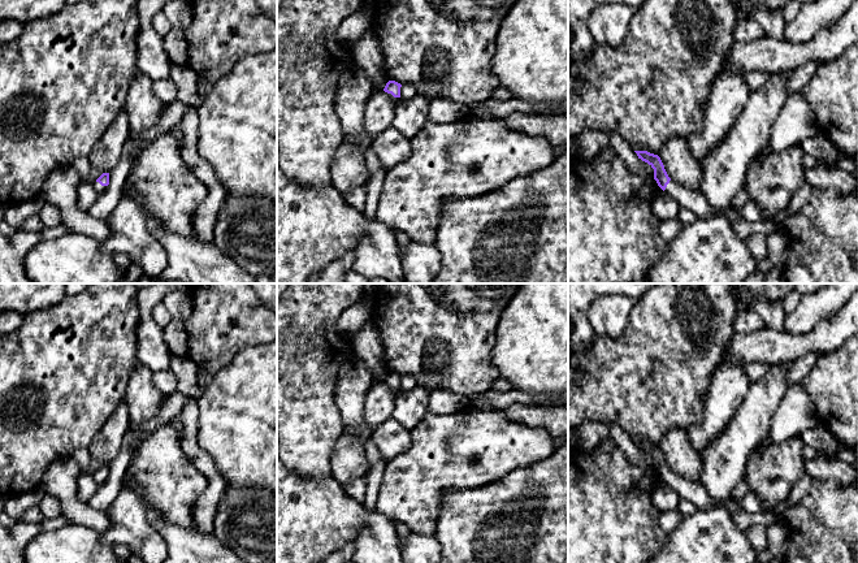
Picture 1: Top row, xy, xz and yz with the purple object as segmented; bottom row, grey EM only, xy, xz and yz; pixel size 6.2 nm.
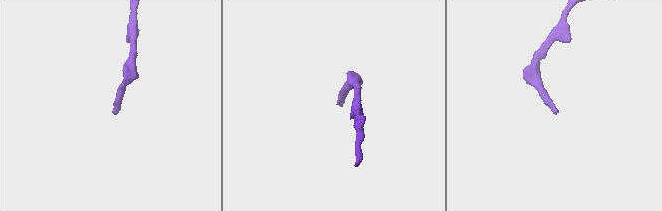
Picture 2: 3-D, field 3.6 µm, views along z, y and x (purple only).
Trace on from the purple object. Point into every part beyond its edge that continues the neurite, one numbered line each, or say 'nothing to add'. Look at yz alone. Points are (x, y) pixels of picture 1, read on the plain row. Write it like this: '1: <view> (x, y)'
1: yz (696, 493)

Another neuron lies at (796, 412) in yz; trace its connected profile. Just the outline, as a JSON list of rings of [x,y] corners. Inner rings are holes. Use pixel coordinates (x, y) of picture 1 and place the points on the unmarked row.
[[[802,382],[792,385],[785,390],[785,395],[774,413],[770,432],[758,447],[767,447],[798,437],[802,432],[816,425],[819,425],[819,417],[811,397]]]

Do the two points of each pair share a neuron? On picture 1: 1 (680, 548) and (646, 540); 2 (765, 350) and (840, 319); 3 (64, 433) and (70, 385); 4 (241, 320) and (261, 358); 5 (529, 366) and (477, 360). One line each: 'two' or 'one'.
1: two
2: one
3: one
4: two
5: two

